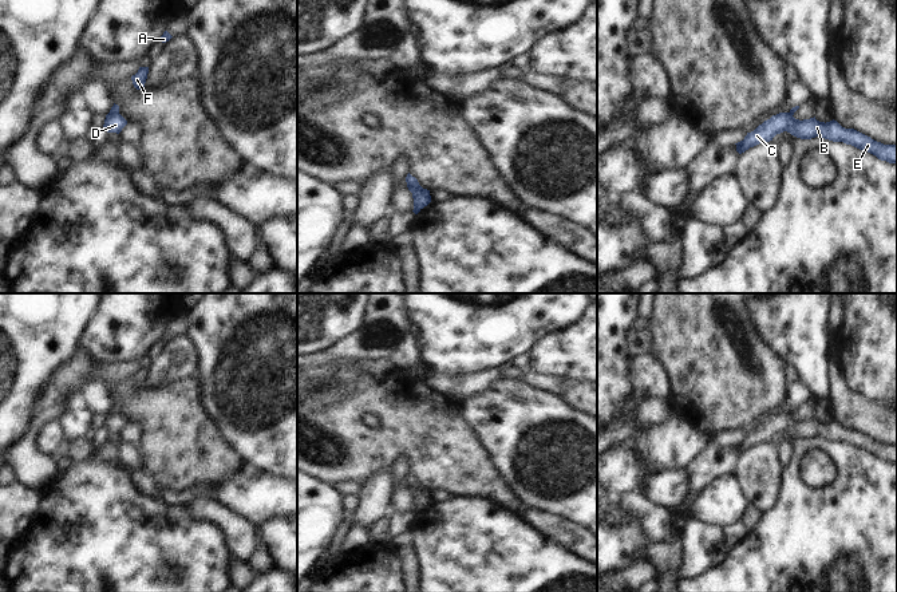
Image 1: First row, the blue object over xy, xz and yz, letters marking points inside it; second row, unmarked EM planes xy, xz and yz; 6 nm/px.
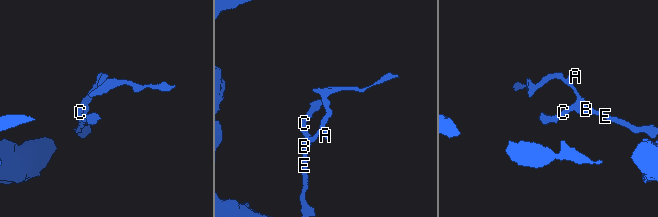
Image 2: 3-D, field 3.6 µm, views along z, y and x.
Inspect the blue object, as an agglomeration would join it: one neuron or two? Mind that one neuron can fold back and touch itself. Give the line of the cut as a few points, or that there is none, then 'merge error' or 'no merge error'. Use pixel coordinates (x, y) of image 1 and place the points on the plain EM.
cut in xz along (407, 485), (414, 485), (418, 489); merge error

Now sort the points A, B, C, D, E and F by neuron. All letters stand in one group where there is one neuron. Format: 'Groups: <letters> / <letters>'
Groups: A F / B C D E.

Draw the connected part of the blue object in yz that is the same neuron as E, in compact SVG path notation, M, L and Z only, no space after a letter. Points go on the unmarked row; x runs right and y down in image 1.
M779 413L759 425L754 431L747 433L743 441L735 443L739 454L759 443L772 441L777 434L783 431L801 439L811 439L822 437L833 442L843 442L860 450L865 450L876 455L881 461L897 465L897 445L884 445L870 437L854 430L845 429L837 421L819 422L814 418L795 419L789 413Z

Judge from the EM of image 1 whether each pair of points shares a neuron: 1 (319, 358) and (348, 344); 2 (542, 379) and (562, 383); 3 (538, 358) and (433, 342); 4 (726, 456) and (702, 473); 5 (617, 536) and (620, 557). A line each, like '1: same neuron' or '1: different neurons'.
1: same neuron
2: same neuron
3: different neurons
4: same neuron
5: same neuron

